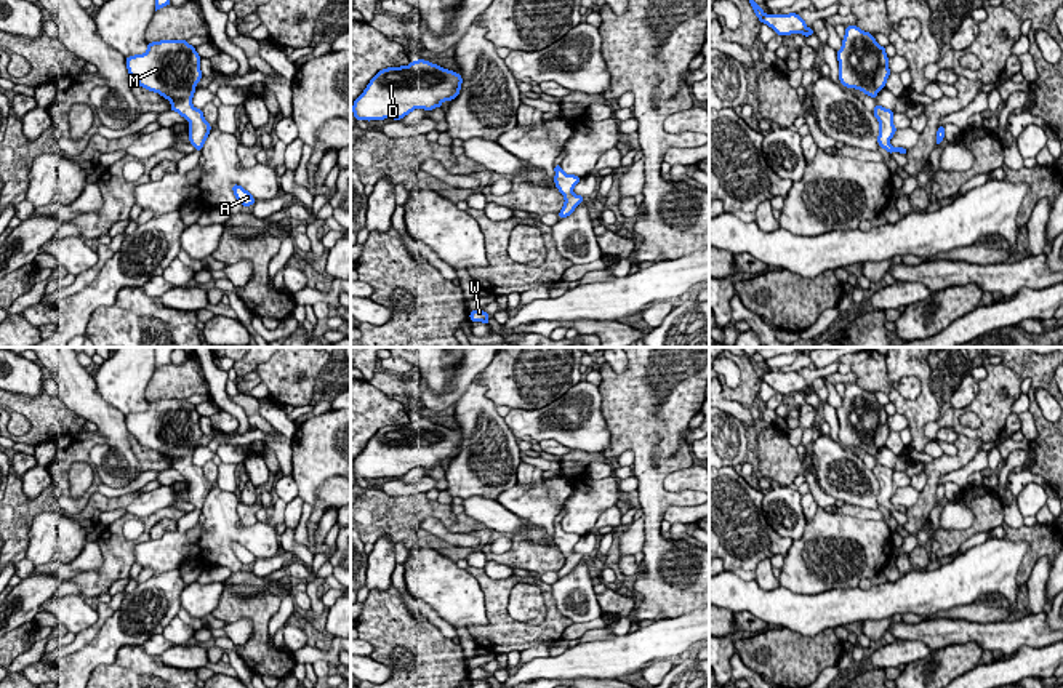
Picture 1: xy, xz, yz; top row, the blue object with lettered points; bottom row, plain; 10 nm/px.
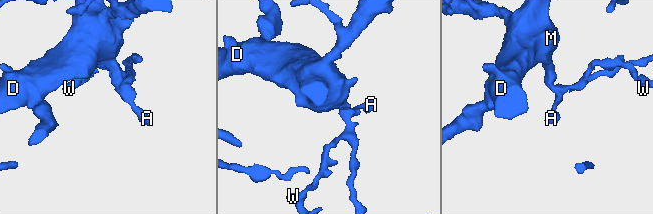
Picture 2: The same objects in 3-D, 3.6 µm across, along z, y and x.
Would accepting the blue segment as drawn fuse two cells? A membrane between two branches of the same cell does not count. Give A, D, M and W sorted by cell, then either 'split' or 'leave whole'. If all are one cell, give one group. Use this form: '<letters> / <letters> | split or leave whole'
A D M W | leave whole

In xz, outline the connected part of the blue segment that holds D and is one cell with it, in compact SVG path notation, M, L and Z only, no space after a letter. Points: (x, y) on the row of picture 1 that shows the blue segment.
M416 59L408 66L379 70L354 101L357 120L402 120L415 109L426 112L453 101L461 90L463 77L431 61Z

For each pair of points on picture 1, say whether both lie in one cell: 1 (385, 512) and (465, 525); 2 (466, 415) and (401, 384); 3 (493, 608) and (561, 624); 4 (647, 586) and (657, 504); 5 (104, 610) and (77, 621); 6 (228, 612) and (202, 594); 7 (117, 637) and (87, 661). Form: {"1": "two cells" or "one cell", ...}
{"1": "one cell", "2": "two cells", "3": "one cell", "4": "one cell", "5": "two cells", "6": "two cells", "7": "one cell"}

